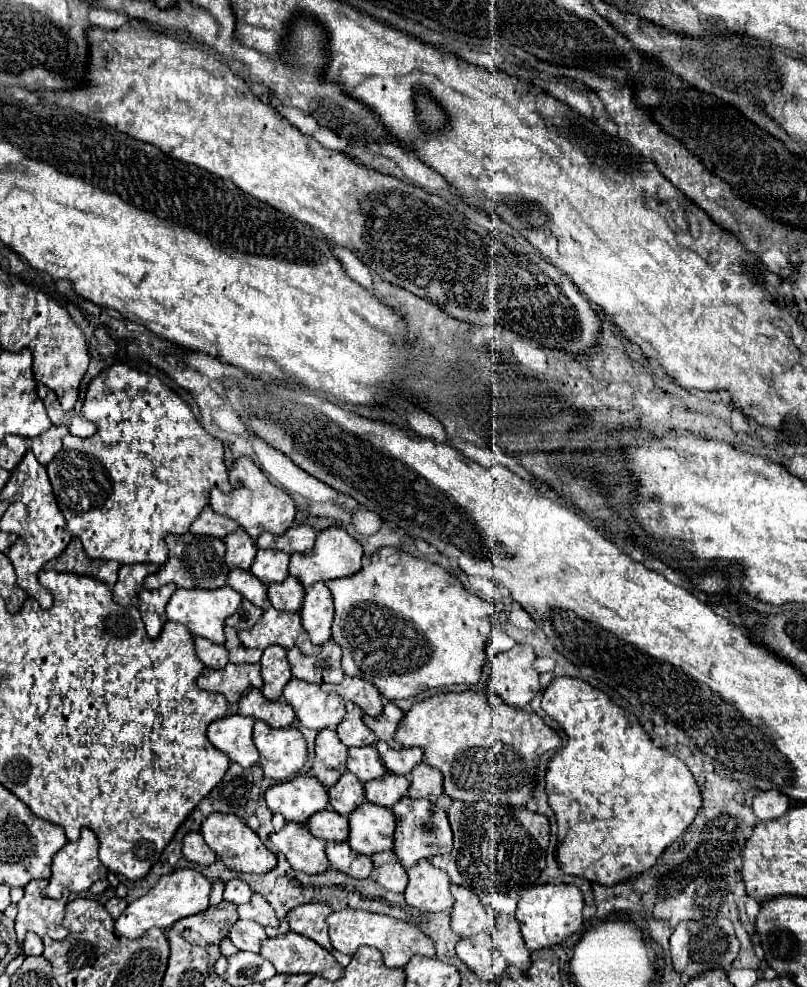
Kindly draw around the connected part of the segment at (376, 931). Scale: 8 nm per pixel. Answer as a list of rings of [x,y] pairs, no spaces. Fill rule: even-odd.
[[[346,908],[346,910],[338,910],[338,912],[332,912],[328,918],[328,928],[330,928],[330,940],[332,940],[332,946],[338,950],[338,952],[344,952],[348,956],[354,956],[354,952],[360,948],[360,946],[372,946],[372,948],[378,948],[384,956],[384,964],[388,968],[400,968],[404,966],[414,954],[424,954],[428,958],[432,958],[436,952],[434,952],[434,944],[432,940],[420,930],[416,928],[414,924],[410,922],[402,922],[402,920],[396,920],[392,916],[382,916],[382,914],[370,914],[370,912],[364,912],[364,910],[352,910],[352,908]]]

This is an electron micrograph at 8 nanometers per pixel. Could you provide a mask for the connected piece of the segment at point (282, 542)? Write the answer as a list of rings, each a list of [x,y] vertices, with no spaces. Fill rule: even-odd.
[[[308,524],[290,528],[286,534],[276,536],[270,532],[264,532],[258,540],[256,546],[258,548],[272,548],[272,550],[282,550],[286,554],[294,554],[294,552],[308,552],[312,548],[316,540],[316,530]]]

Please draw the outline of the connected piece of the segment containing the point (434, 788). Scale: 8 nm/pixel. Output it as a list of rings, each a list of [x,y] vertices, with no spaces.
[[[428,764],[414,766],[414,770],[410,772],[408,796],[410,798],[428,798],[430,802],[436,802],[440,794],[442,794],[442,772]]]

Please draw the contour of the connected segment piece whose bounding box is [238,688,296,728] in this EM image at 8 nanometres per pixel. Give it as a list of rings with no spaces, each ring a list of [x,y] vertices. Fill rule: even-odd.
[[[248,688],[244,692],[244,696],[238,702],[238,714],[262,720],[272,728],[288,728],[296,718],[290,704],[280,700],[278,702],[266,700],[264,694],[256,688]]]

